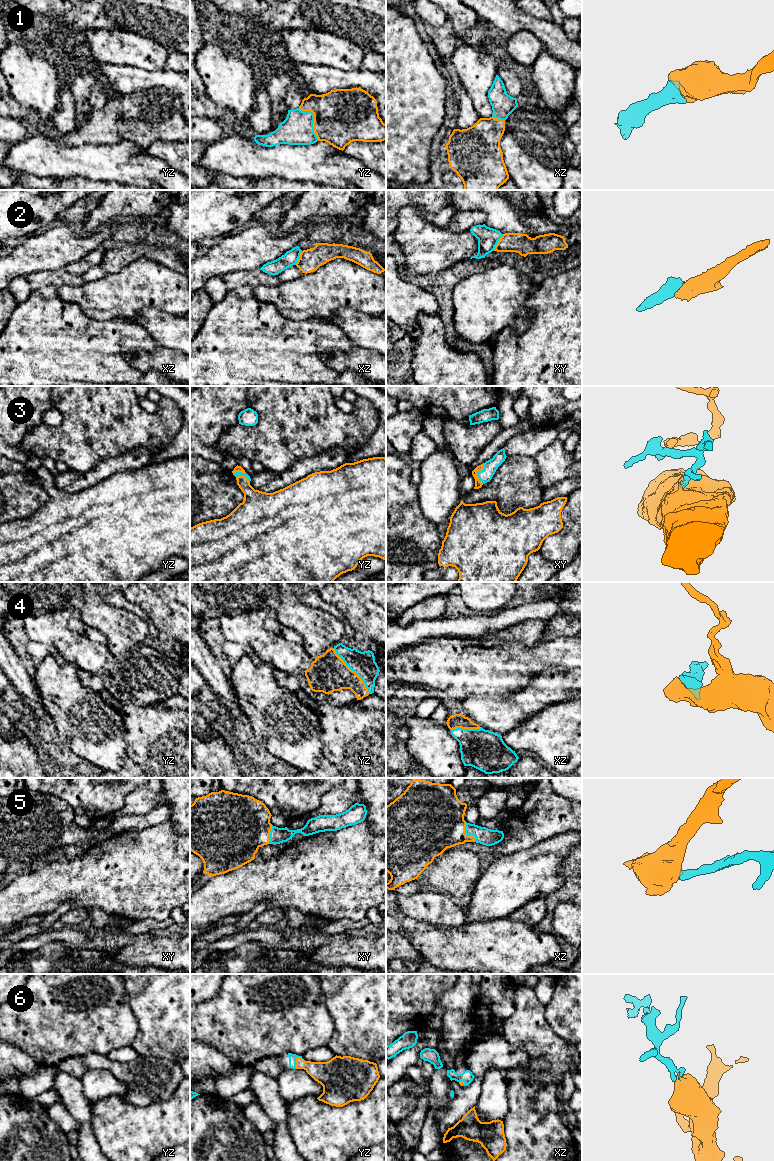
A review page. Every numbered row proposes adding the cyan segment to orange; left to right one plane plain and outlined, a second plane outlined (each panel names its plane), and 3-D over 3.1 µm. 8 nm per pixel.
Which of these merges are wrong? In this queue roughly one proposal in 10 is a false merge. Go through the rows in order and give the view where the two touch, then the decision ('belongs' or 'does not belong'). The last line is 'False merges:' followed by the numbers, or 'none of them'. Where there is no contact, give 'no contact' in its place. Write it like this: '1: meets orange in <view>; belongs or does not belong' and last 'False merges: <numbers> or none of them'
1: meets orange in yz; belongs
2: meets orange in xy; does not belong
3: meets orange in xy; belongs
4: meets orange in yz; belongs
5: meets orange in xz; belongs
6: meets orange in yz; belongs
False merges: 2

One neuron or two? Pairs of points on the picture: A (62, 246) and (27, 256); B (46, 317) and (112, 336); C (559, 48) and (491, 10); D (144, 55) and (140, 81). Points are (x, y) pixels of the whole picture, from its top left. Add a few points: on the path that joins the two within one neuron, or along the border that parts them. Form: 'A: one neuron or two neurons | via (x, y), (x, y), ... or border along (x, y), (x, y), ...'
A: one neuron | via (53, 249), (36, 254)
B: one neuron | via (62, 333), (96, 334)
C: one neuron | via (542, 31), (531, 23), (508, 18)
D: two neurons | border along (118, 64), (149, 70), (163, 69)

